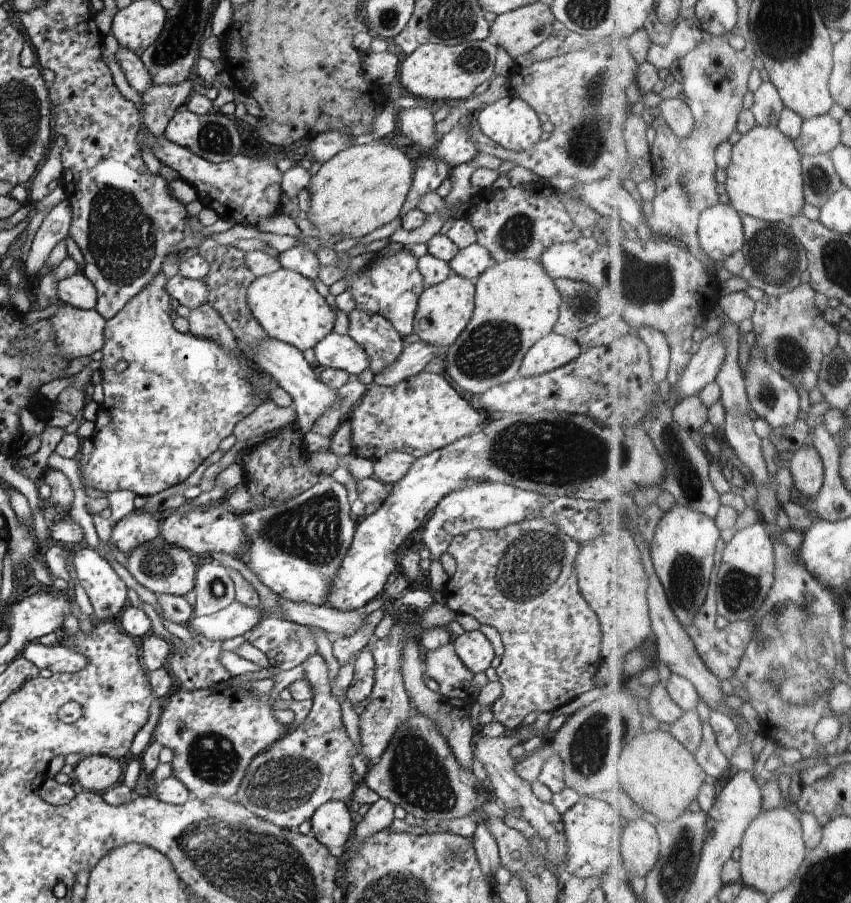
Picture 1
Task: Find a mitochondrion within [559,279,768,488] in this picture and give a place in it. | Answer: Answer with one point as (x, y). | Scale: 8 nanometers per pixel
(587, 302)

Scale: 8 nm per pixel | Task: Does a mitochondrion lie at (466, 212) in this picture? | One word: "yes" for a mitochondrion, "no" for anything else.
no

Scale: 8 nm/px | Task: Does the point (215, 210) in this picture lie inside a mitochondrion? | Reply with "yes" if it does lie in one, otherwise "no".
no

